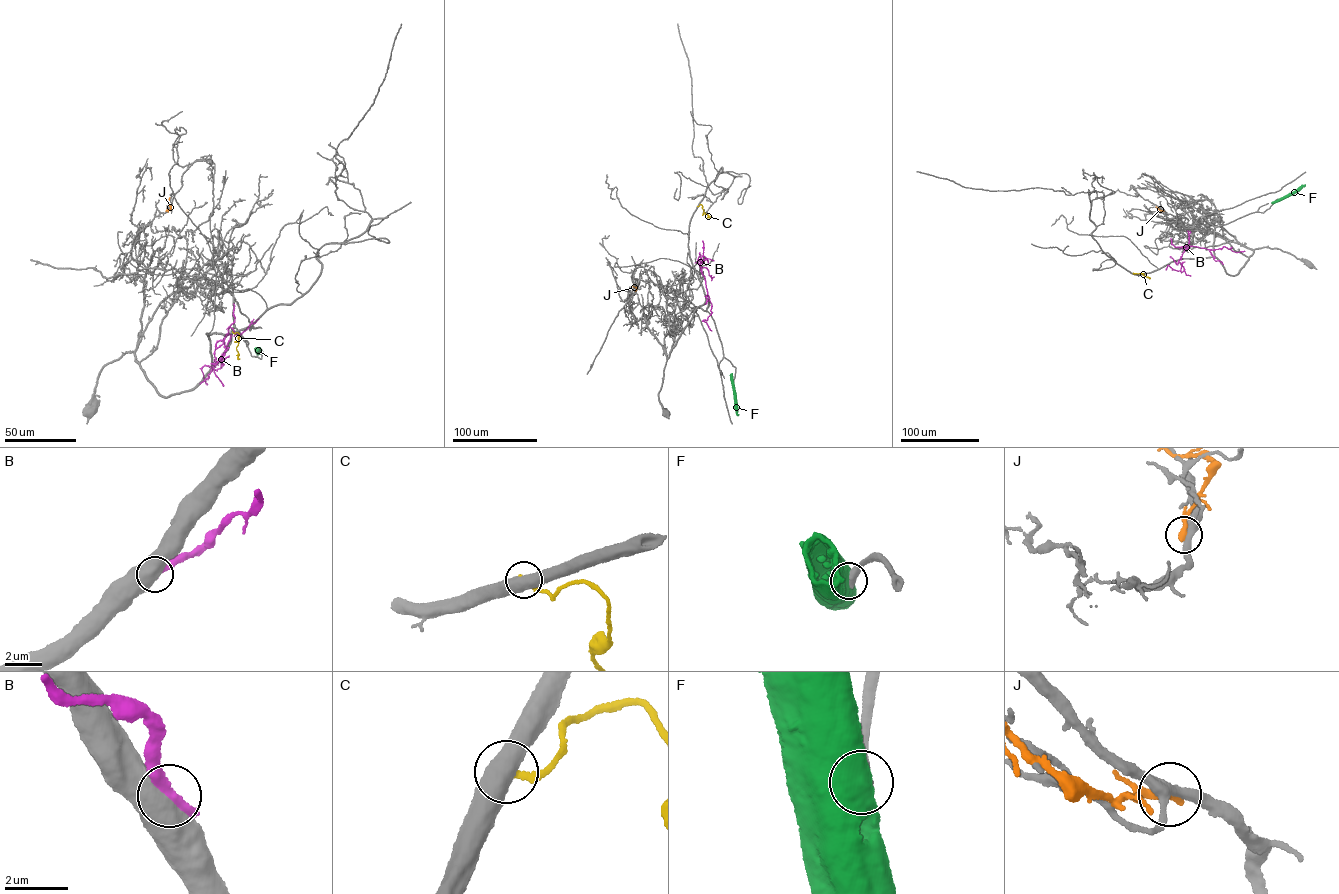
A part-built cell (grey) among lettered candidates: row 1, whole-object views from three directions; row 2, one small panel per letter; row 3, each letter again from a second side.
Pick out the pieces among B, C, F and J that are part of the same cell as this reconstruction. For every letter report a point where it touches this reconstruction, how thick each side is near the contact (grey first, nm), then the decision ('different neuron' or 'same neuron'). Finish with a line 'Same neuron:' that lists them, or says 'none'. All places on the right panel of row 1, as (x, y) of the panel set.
B: (1222, 264) | 750/380 nm | different neuron
C: (1134, 274) | 550/200 nm | different neuron
F: (1279, 199) | 500/600 nm | different neuron
J: (1163, 211) | 320/360 nm | different neuron
Same neuron: none

